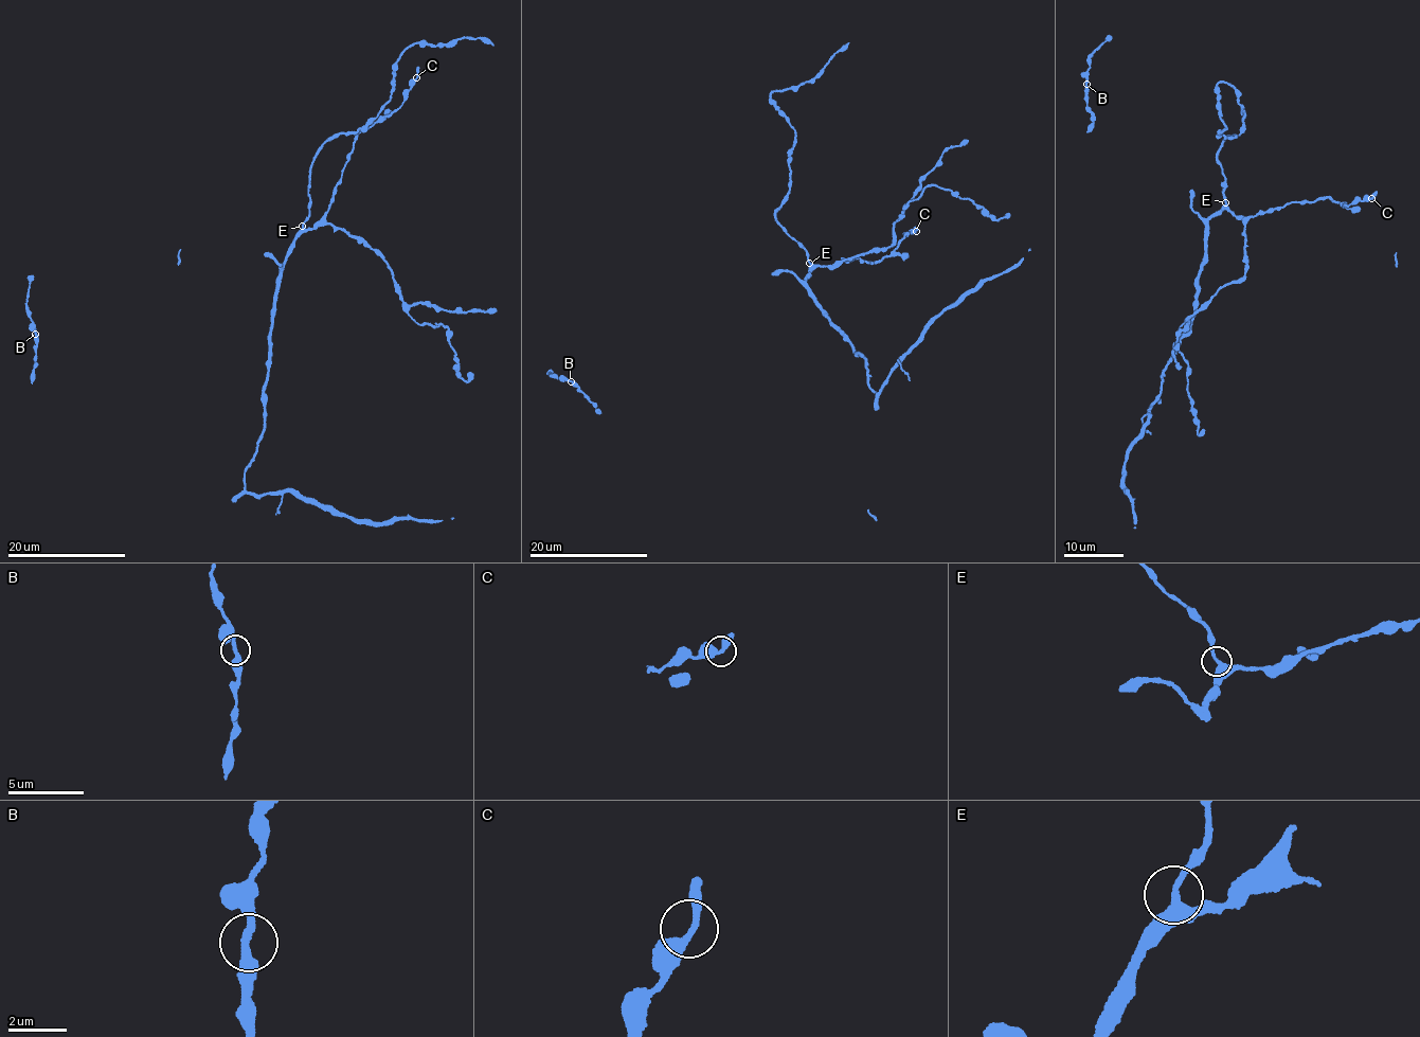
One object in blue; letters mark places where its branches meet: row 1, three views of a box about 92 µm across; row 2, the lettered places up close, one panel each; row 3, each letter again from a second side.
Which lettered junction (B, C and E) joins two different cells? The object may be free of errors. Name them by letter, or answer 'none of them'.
none of them

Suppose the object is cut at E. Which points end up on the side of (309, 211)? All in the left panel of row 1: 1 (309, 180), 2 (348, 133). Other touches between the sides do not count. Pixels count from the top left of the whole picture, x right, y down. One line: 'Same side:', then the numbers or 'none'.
Same side: 1, 2

